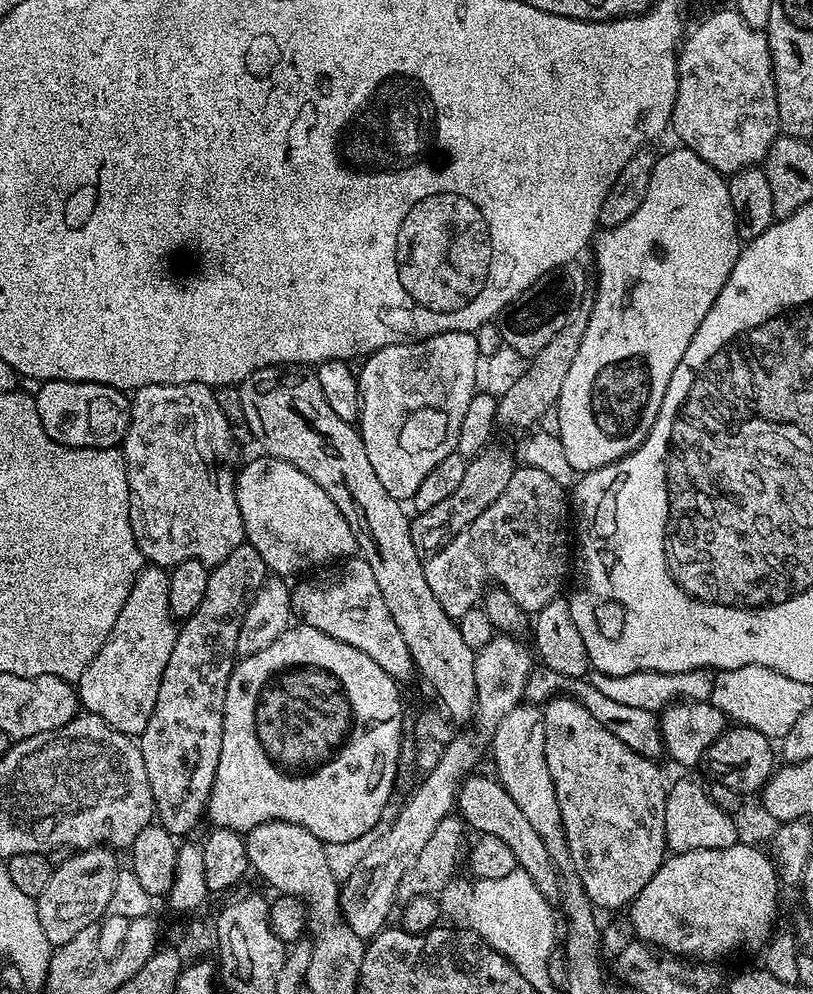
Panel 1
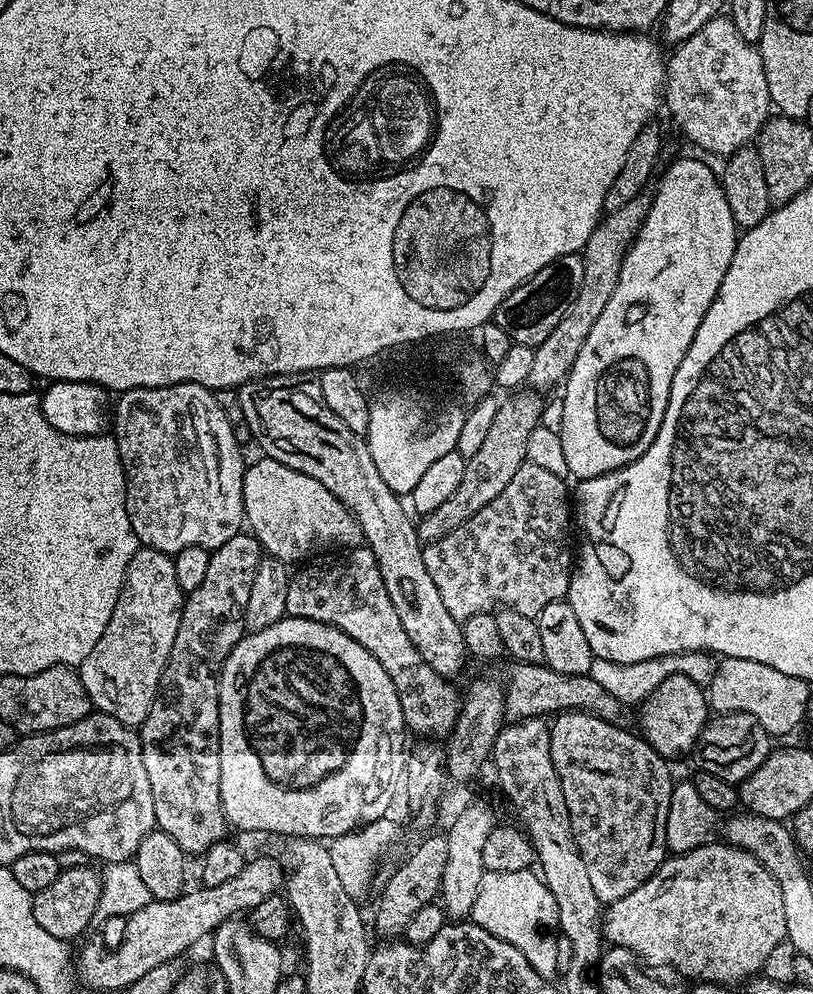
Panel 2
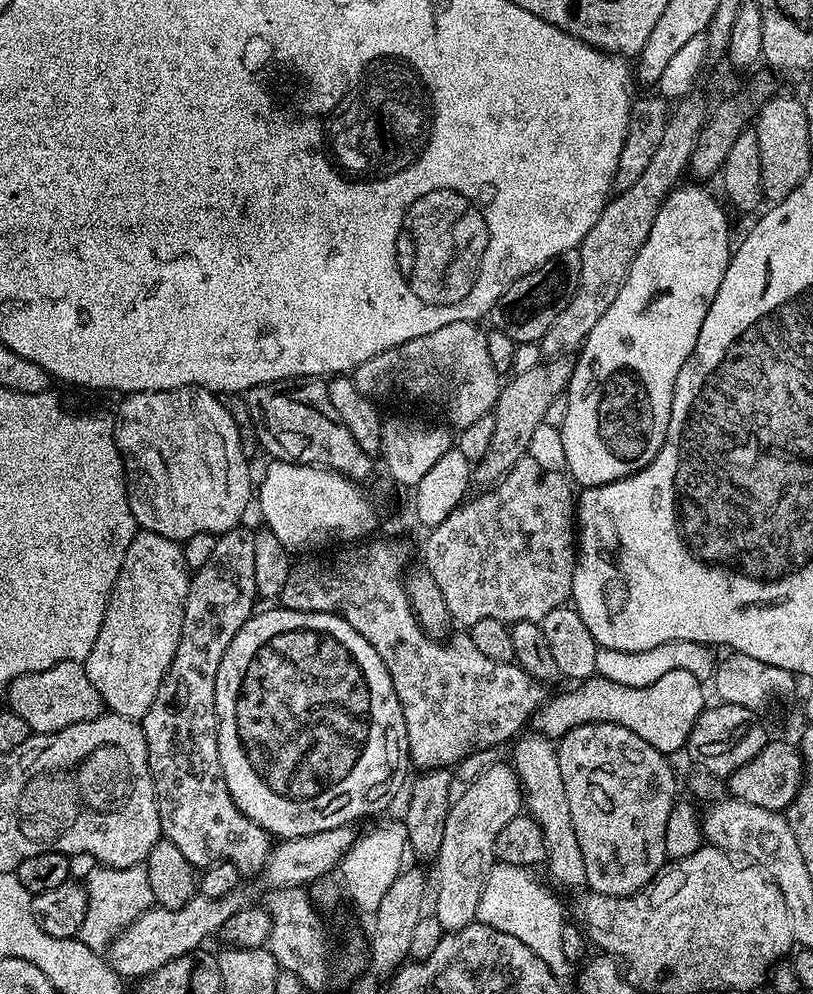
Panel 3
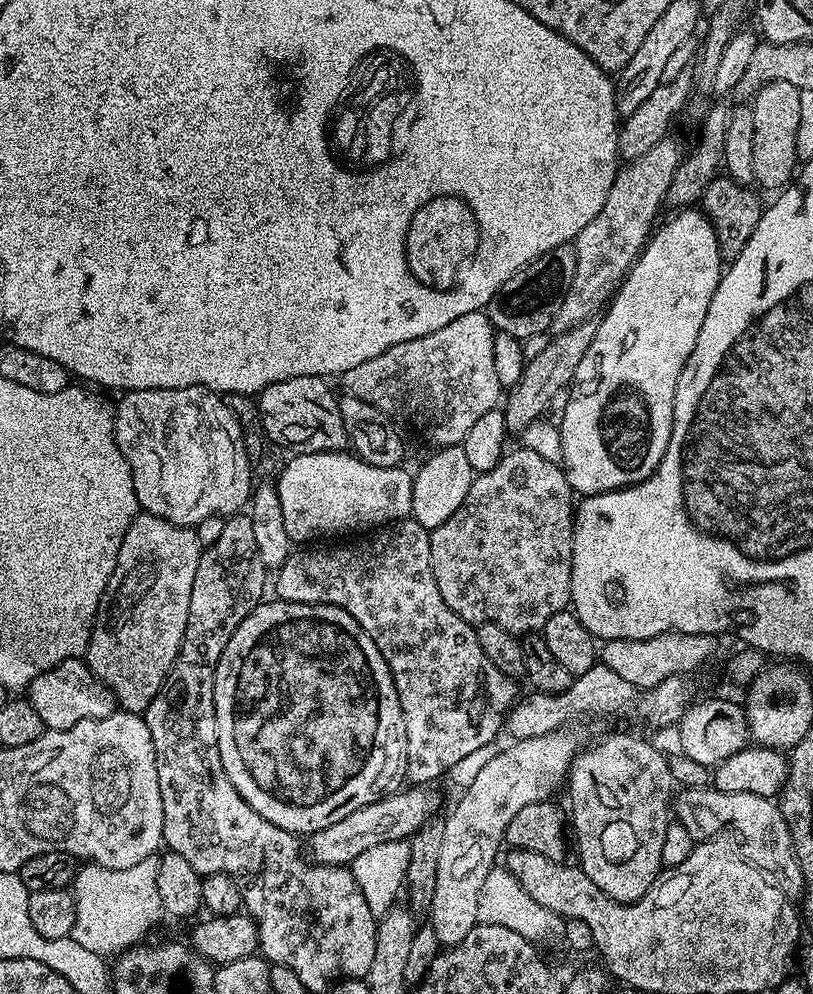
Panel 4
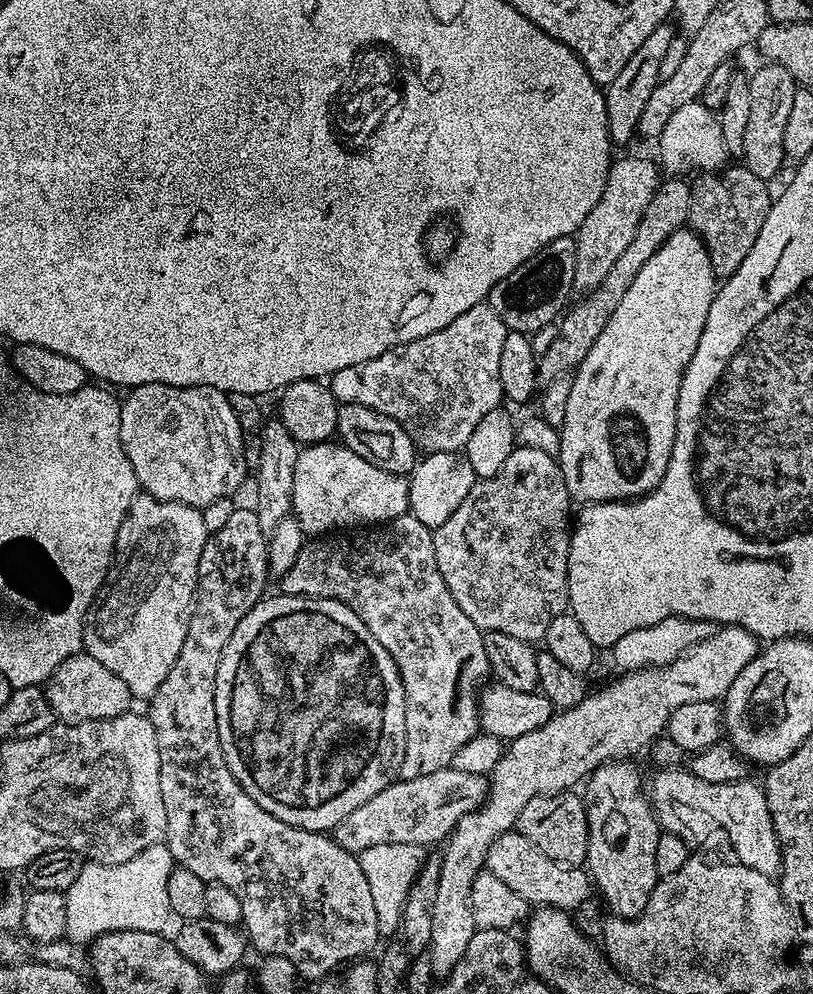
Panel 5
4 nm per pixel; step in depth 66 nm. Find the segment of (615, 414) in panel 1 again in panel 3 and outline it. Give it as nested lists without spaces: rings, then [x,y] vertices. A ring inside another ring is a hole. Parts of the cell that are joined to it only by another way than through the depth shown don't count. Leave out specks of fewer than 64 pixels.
[[[700,182],[681,183],[673,188],[672,193],[664,200],[664,206],[658,210],[658,218],[654,218],[654,226],[650,226],[650,234],[646,242],[642,242],[642,250],[634,258],[630,270],[626,274],[626,282],[622,282],[622,290],[618,290],[618,298],[614,298],[610,310],[598,318],[594,330],[590,334],[574,360],[572,377],[566,389],[568,407],[563,425],[559,427],[565,450],[566,472],[581,489],[597,488],[610,482],[618,482],[627,476],[642,471],[658,454],[662,442],[666,438],[666,426],[670,422],[670,410],[674,398],[674,386],[686,358],[694,350],[694,342],[698,342],[698,330],[702,330],[702,322],[706,322],[706,314],[710,310],[710,302],[714,302],[714,294],[718,294],[718,286],[722,286],[722,278],[726,274],[726,266],[732,258],[734,240],[728,237],[728,216],[720,209],[720,204],[707,192]]]

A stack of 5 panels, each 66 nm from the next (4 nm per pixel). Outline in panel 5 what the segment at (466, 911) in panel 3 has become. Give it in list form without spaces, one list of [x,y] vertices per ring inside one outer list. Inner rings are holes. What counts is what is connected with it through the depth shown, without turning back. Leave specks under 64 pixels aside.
[[[737,624],[720,626],[712,636],[699,640],[692,648],[687,648],[676,660],[655,668],[628,670],[621,680],[608,684],[605,688],[589,691],[583,700],[579,700],[572,708],[557,711],[552,719],[547,720],[538,730],[530,730],[530,734],[522,734],[505,747],[504,754],[490,773],[488,794],[483,804],[468,816],[463,816],[448,835],[442,848],[441,877],[438,880],[438,894],[435,895],[433,917],[431,919],[430,940],[426,955],[432,975],[446,978],[454,970],[454,966],[466,954],[466,946],[470,946],[470,938],[478,931],[476,913],[472,910],[472,884],[476,876],[485,867],[484,854],[494,842],[496,836],[515,829],[518,814],[522,814],[522,806],[535,796],[551,796],[554,792],[566,792],[575,789],[576,783],[592,775],[595,768],[602,764],[615,762],[621,758],[632,758],[641,748],[647,749],[657,736],[667,729],[668,716],[678,706],[686,706],[686,702],[719,701],[730,690],[734,678],[746,670],[746,666],[761,651],[761,641],[752,632],[739,628]]]

